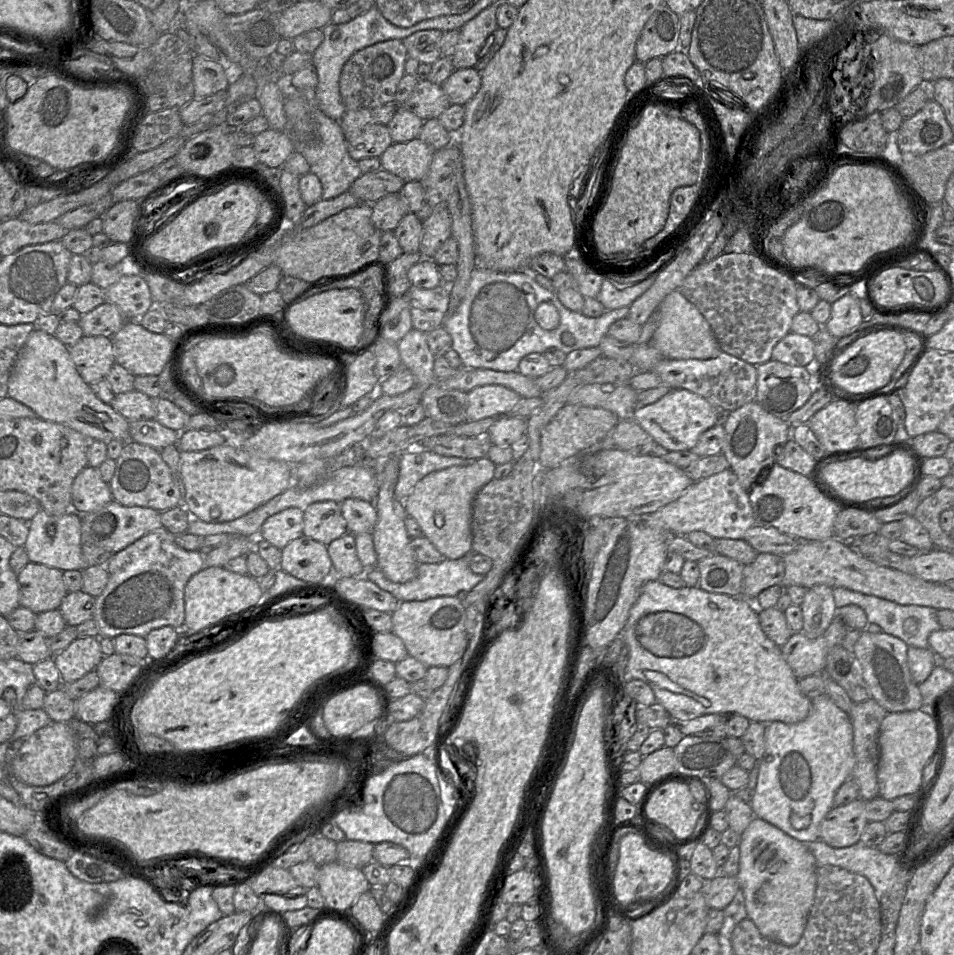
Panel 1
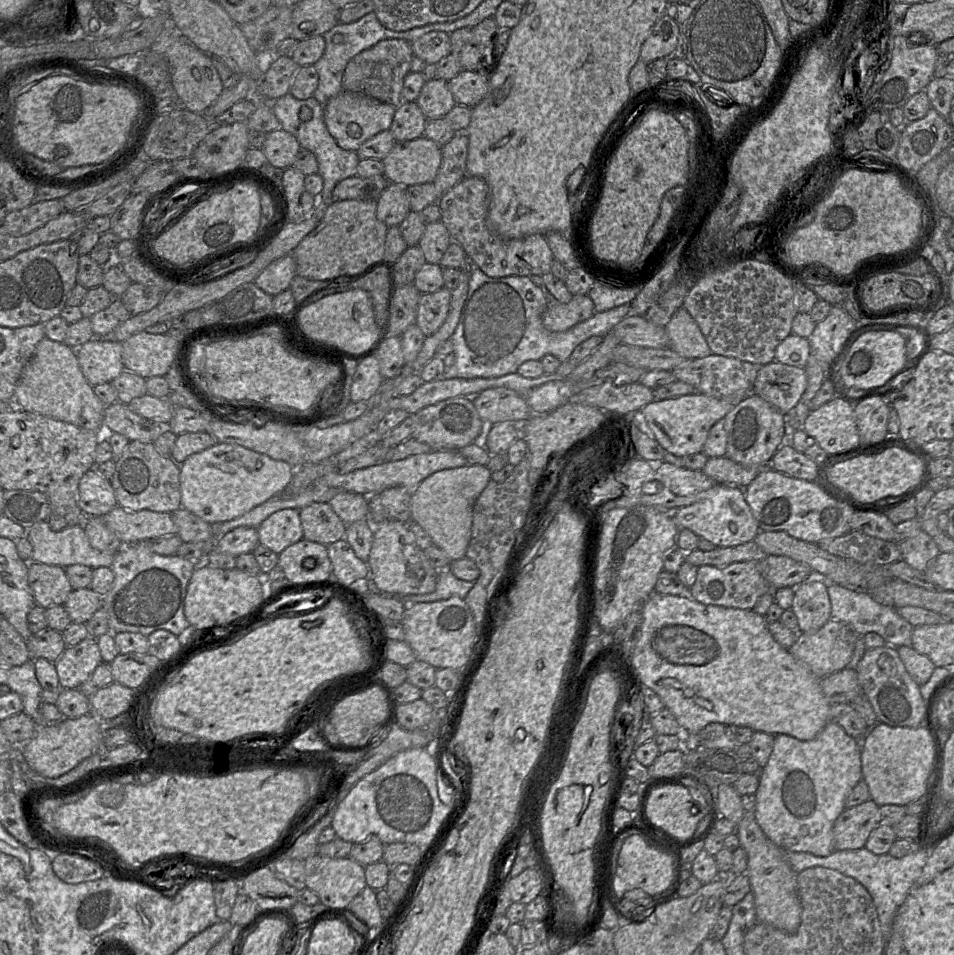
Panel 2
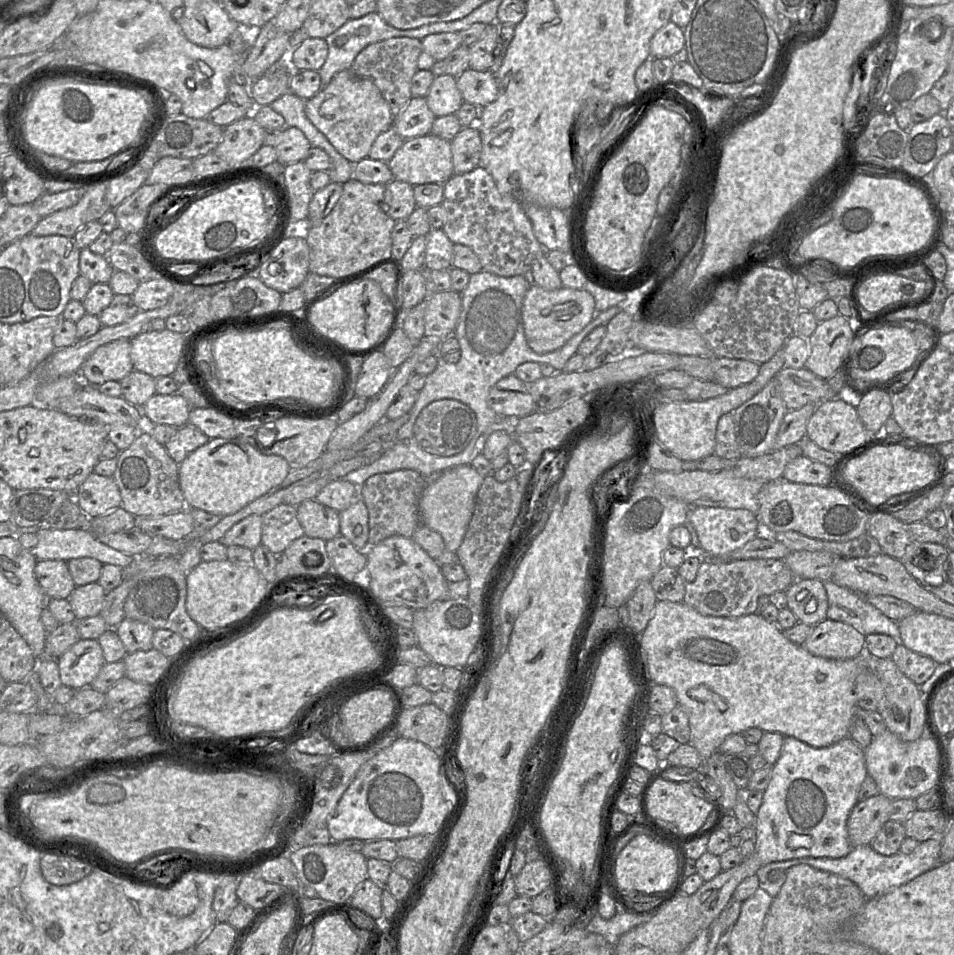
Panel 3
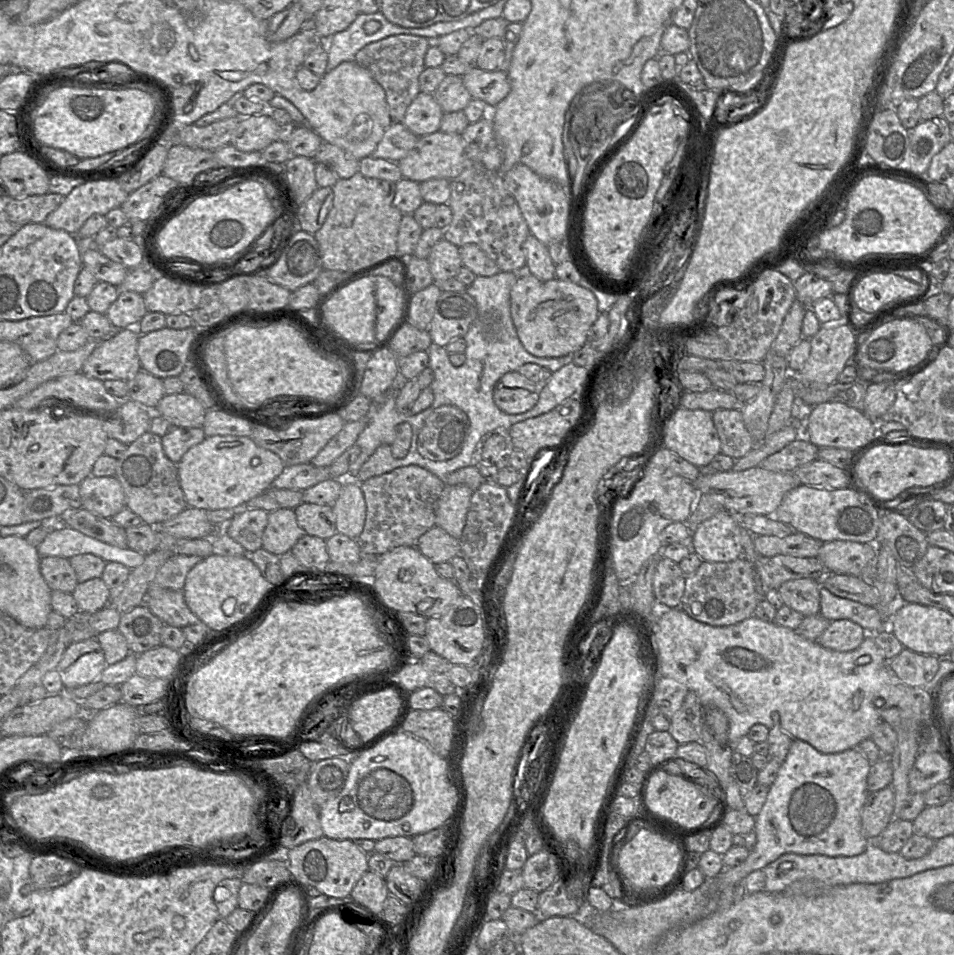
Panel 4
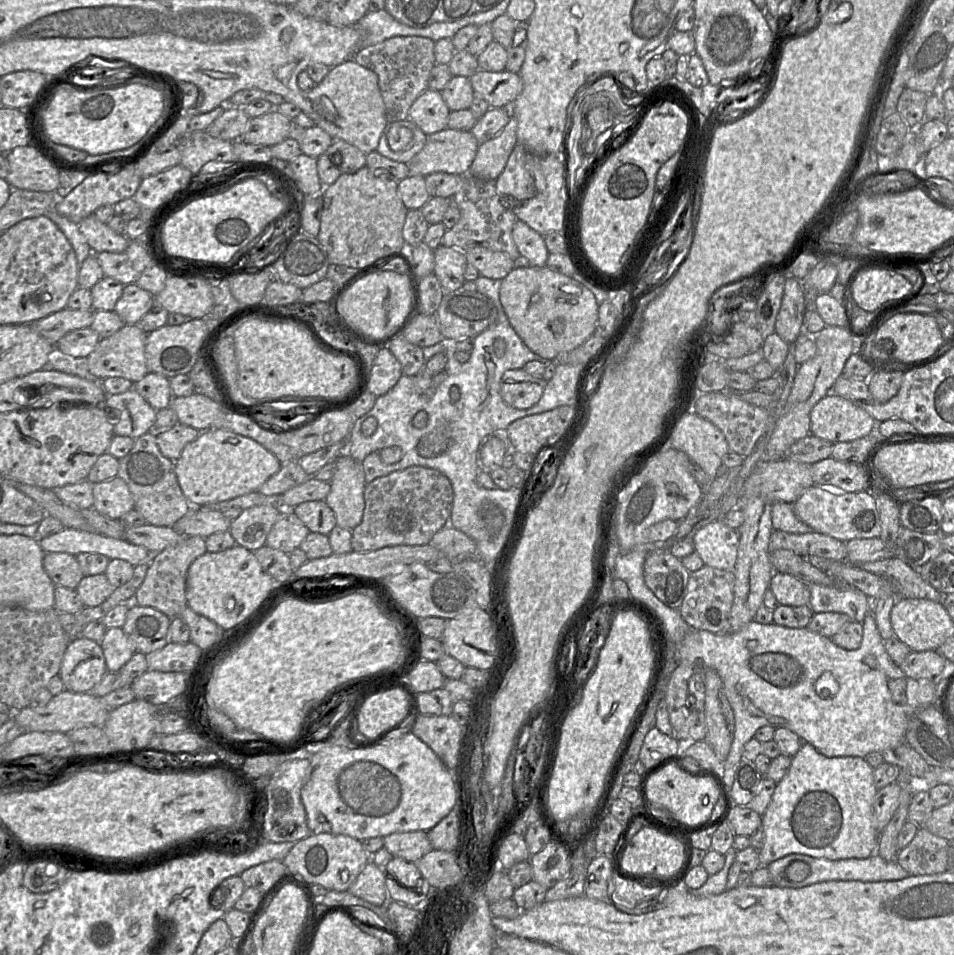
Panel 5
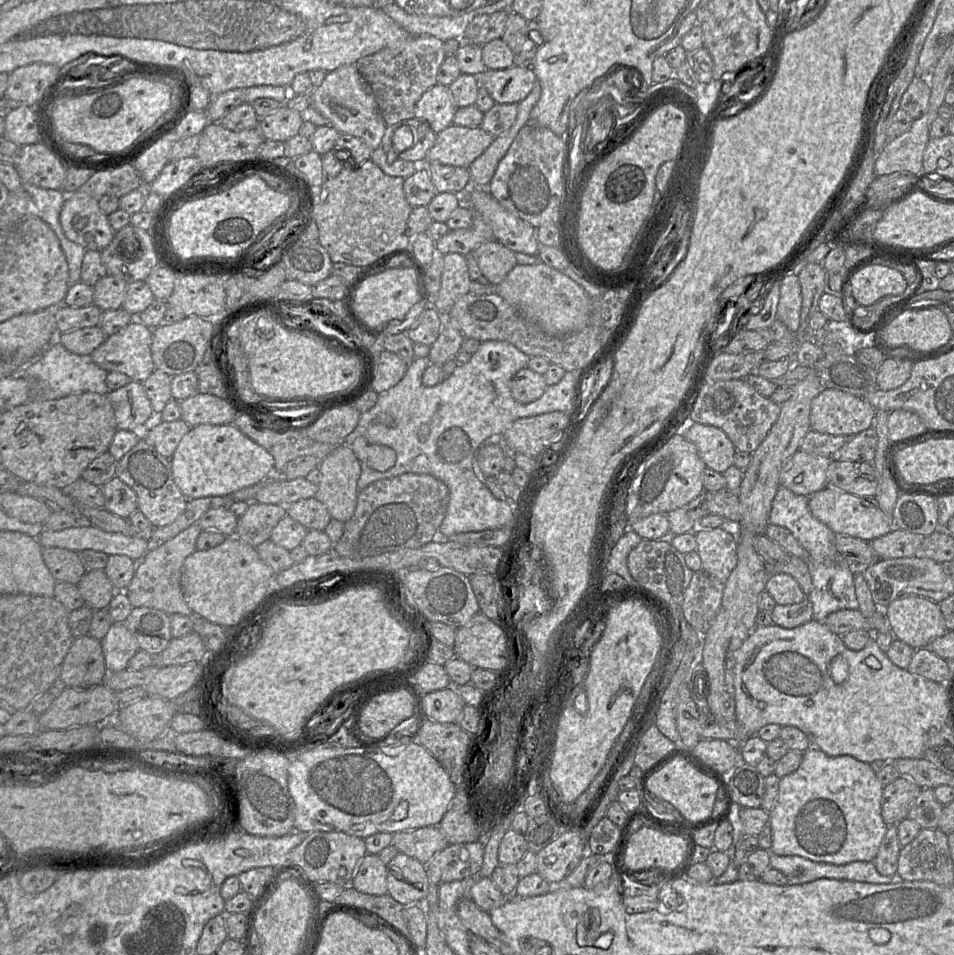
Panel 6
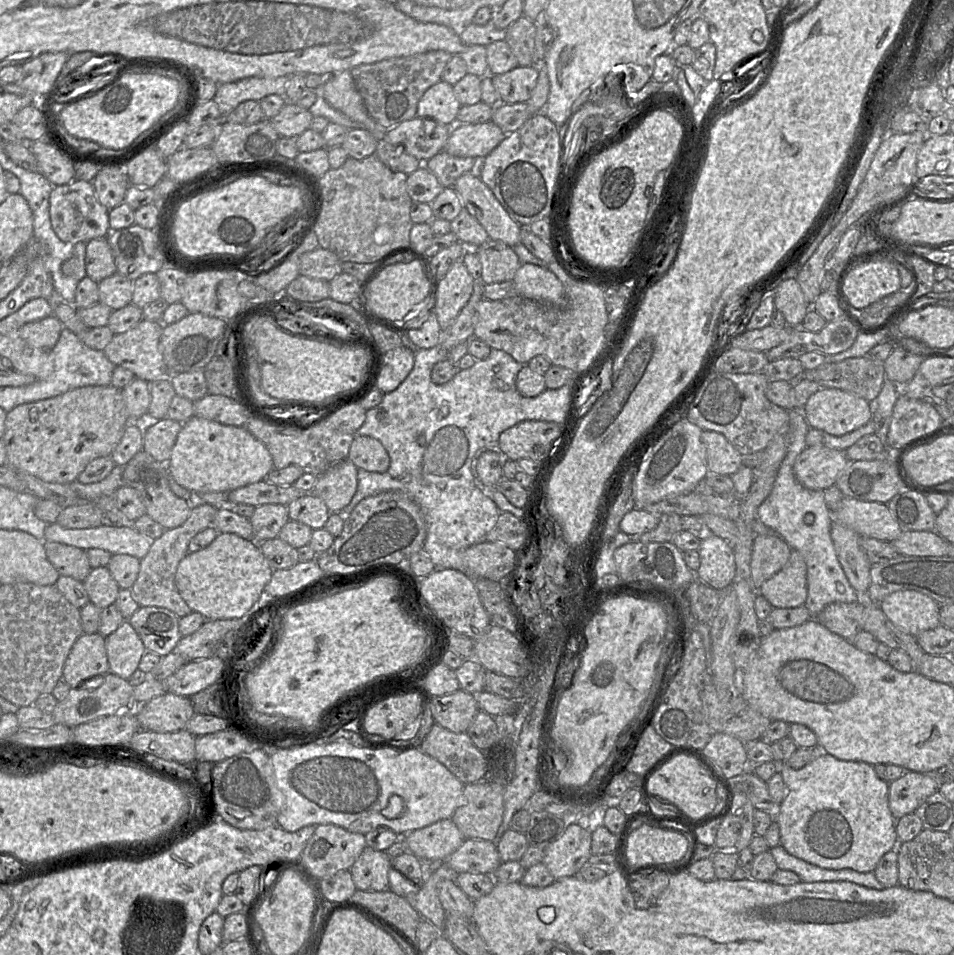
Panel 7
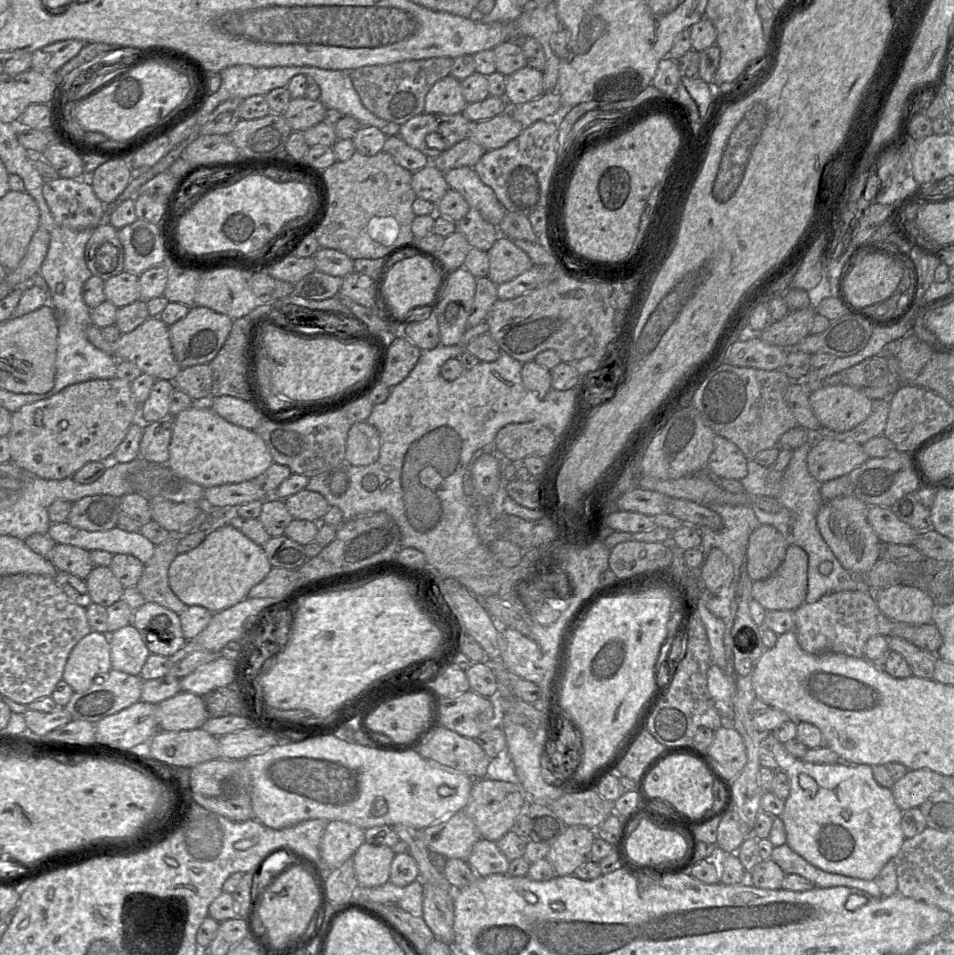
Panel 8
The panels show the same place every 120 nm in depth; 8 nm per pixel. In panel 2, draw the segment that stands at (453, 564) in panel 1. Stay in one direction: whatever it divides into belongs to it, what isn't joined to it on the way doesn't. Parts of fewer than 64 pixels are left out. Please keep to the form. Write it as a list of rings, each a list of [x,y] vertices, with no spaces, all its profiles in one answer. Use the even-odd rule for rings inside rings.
[[[446,568],[438,569],[436,587],[433,592],[427,594],[390,594],[380,590],[373,580],[369,580],[367,583],[371,593],[385,598],[396,597],[397,599],[400,599],[406,606],[408,604],[414,604],[417,602],[444,600],[452,596],[458,596],[459,598],[464,599],[469,590],[473,587],[475,581],[464,581],[458,579],[451,573],[449,568]]]

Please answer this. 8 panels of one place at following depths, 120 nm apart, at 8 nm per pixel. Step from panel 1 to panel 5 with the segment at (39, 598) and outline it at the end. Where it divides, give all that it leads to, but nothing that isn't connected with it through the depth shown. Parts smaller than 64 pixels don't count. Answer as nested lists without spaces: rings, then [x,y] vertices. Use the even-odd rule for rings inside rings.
[[[46,552],[43,568],[55,586],[75,589],[83,578],[76,556],[63,552]]]

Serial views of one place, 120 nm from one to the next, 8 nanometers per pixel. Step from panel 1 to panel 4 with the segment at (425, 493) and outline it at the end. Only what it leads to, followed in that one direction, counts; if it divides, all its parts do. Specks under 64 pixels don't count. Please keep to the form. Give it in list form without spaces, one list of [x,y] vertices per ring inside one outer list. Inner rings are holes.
[[[465,485],[446,486],[437,503],[435,525],[452,537],[461,537],[473,490]]]

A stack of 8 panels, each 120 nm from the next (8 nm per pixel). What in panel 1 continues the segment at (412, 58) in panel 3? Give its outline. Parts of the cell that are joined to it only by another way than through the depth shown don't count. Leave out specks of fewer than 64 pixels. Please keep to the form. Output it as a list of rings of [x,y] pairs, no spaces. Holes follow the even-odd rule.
[[[386,40],[354,53],[343,66],[339,87],[347,110],[376,108],[394,103],[398,84],[405,75],[407,50],[402,40]]]

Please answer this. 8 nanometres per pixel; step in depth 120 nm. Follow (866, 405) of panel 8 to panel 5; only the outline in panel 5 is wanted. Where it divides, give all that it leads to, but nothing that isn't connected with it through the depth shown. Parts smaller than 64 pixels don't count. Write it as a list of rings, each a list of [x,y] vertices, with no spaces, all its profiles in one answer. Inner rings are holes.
[[[833,392],[811,410],[811,433],[833,443],[852,441],[875,432],[875,421],[867,411]]]

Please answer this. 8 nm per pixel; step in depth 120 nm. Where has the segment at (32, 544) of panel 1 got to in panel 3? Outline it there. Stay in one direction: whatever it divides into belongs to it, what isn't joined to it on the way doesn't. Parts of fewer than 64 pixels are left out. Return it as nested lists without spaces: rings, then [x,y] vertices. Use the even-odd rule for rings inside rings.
[[[43,526],[36,535],[38,542],[31,552],[37,560],[69,561],[89,557],[102,564],[126,568],[135,558],[101,543],[88,527],[59,530]]]

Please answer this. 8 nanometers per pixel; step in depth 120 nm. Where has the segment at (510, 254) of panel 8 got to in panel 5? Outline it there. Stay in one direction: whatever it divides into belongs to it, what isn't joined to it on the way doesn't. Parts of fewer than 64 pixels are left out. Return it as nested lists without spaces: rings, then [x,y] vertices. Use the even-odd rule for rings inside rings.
[[[475,246],[465,251],[467,263],[472,264],[481,276],[500,279],[514,269],[514,260],[502,251],[494,251],[483,246]]]

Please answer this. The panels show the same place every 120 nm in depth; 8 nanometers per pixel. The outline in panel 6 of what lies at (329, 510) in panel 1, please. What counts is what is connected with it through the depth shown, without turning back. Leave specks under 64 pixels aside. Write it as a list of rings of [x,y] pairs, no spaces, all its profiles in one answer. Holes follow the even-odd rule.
[[[315,497],[301,499],[286,506],[287,515],[309,530],[324,531],[332,519],[326,506]]]

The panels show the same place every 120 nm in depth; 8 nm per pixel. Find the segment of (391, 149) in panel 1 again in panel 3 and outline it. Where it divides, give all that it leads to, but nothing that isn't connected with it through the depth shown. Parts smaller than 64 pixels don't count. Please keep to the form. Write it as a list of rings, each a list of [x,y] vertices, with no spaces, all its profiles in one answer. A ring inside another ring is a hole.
[[[432,133],[407,139],[388,165],[395,179],[412,186],[444,184],[454,175],[451,141]]]

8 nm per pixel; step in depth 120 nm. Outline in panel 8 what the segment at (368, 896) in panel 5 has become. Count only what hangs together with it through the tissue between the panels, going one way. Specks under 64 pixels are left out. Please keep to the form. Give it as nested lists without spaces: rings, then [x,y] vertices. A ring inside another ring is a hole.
[[[360,845],[352,857],[358,885],[371,888],[388,882],[394,857],[395,853],[386,845]]]

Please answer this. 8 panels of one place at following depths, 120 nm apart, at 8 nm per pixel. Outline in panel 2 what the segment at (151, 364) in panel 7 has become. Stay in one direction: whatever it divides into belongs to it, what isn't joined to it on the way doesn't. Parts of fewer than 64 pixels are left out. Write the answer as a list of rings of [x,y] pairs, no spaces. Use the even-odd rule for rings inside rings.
[[[93,337],[75,350],[79,367],[92,386],[110,383],[124,370],[122,342]]]

